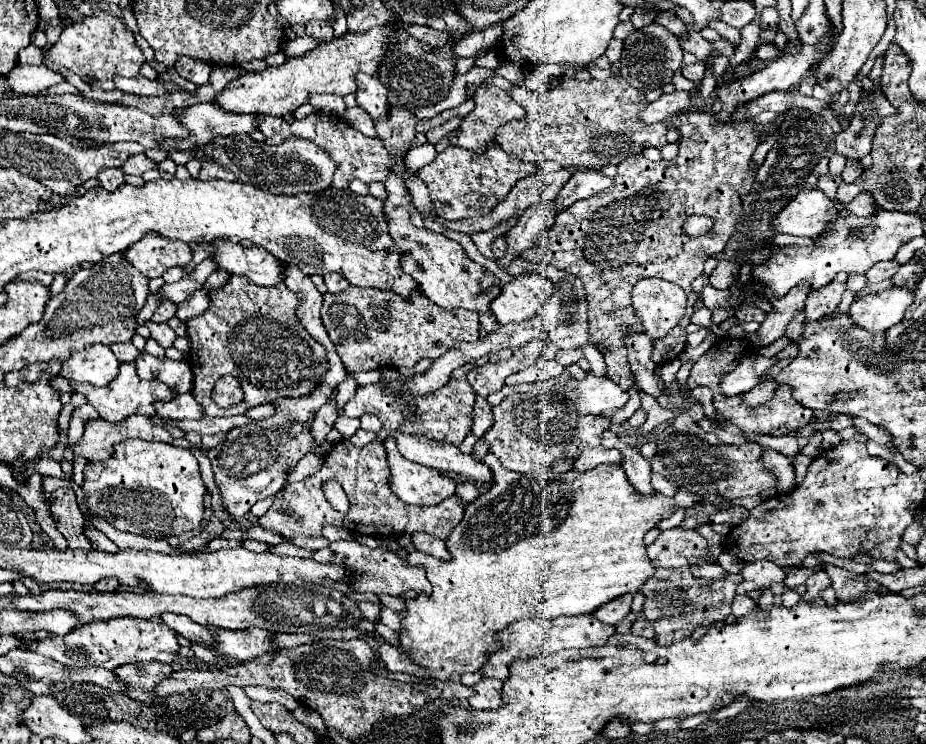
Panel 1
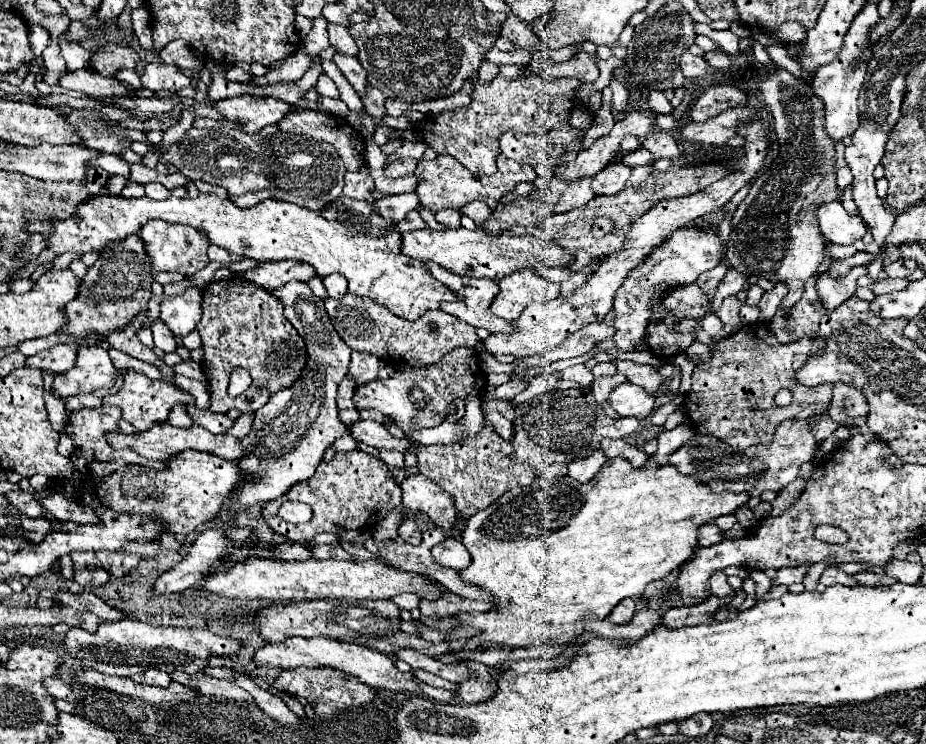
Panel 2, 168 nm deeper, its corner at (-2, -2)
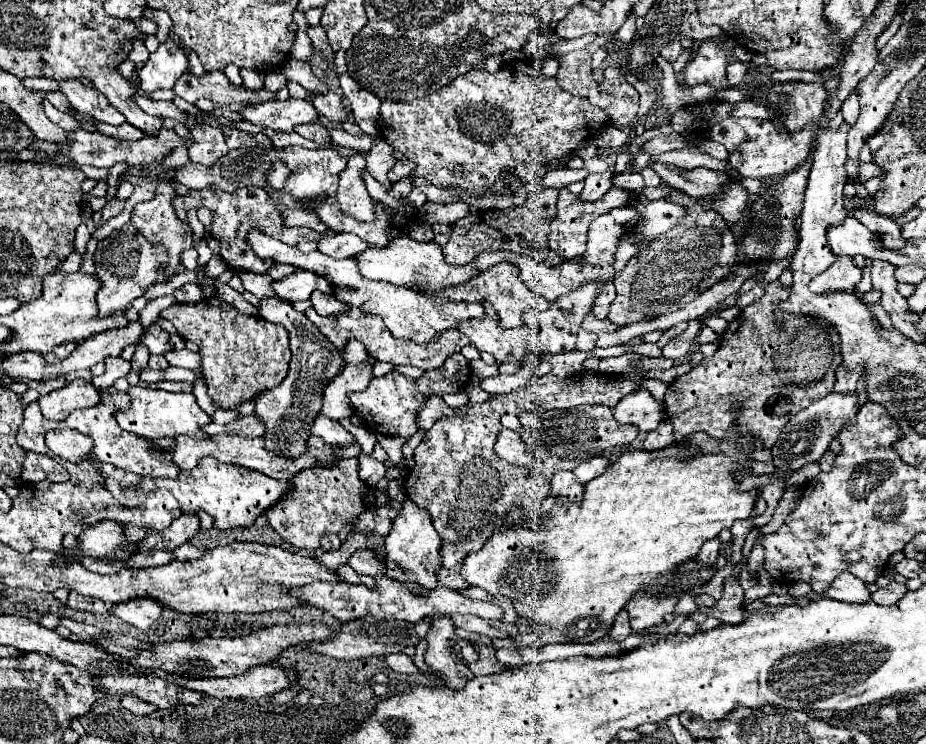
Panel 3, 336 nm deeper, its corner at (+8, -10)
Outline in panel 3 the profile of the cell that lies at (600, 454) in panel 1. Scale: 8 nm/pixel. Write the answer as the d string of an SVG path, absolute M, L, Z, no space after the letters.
M559 470L551 480L551 494L565 496L571 502L579 502L579 498L583 496L583 488L585 484L581 484L571 470Z

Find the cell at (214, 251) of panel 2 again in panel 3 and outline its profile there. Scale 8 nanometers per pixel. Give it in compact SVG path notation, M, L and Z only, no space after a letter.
M195 248L187 250L187 252L181 256L181 264L183 264L187 270L197 272L197 268L199 268L199 254L197 254L197 250L195 250Z

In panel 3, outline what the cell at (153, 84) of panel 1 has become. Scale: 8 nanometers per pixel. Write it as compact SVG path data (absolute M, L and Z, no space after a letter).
M173 40L159 44L149 60L139 68L137 86L141 92L153 92L157 88L173 88L181 74L187 72L187 56L177 48Z

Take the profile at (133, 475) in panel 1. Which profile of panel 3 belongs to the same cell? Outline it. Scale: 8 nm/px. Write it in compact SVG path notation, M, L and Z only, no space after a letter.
M203 458L193 470L181 472L179 478L179 506L183 514L197 514L205 510L213 518L213 528L225 530L235 526L251 526L259 514L273 506L283 492L291 488L289 482L269 478L261 472L247 470L235 464L221 464L215 458Z

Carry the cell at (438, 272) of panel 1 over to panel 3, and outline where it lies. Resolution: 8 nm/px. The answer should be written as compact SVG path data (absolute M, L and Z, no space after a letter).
M481 302L485 306L483 318L471 318L467 322L459 322L457 330L463 332L477 350L489 352L495 356L499 364L503 362L523 362L527 356L527 340L531 334L525 326L515 330L505 330L497 324L497 314L493 306L487 306L487 302Z

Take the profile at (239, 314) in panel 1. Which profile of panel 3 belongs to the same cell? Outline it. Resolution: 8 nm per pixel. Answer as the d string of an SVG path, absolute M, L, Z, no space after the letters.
M219 296L203 298L197 304L173 304L161 312L161 318L173 322L181 338L199 346L201 374L217 408L239 410L243 402L279 386L287 376L291 360L287 330L259 316L241 314Z

